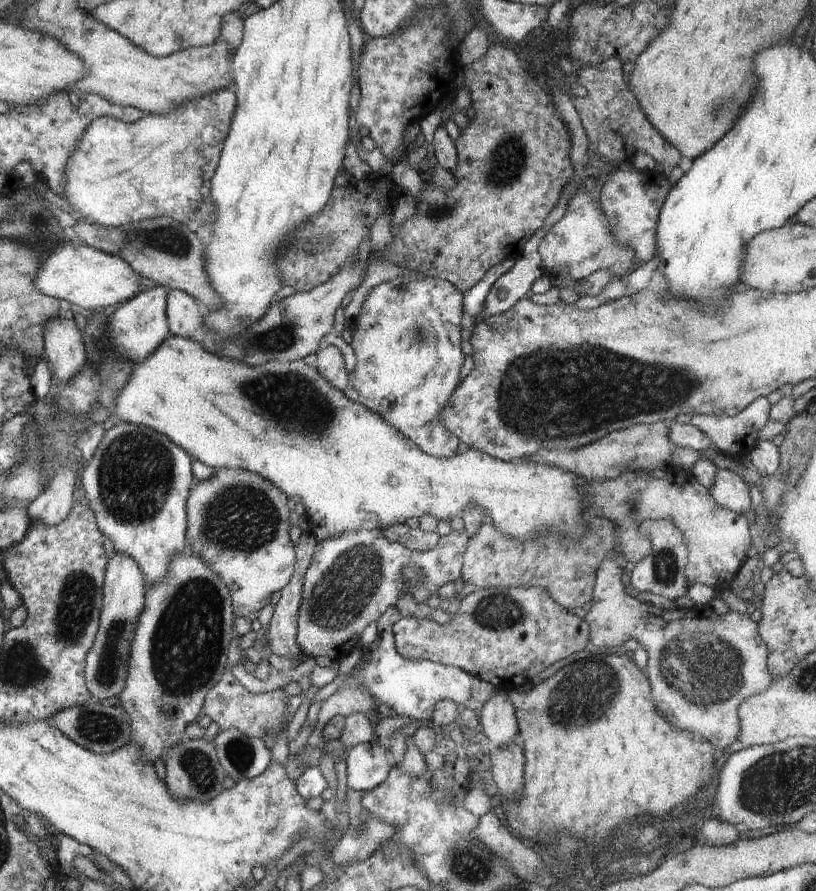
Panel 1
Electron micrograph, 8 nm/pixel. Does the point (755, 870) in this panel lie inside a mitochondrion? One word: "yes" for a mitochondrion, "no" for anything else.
no

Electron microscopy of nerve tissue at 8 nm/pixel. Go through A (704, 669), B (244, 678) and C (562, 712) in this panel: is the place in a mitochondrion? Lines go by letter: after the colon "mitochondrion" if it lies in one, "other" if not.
A: mitochondrion
B: other
C: mitochondrion

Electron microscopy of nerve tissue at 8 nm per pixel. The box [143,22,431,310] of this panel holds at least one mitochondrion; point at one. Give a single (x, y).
(328, 240)

